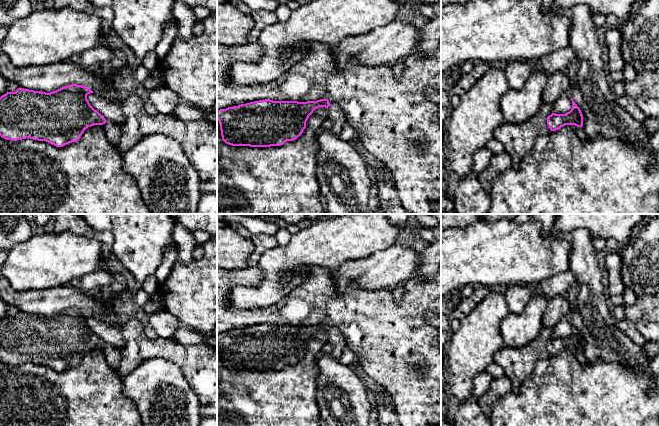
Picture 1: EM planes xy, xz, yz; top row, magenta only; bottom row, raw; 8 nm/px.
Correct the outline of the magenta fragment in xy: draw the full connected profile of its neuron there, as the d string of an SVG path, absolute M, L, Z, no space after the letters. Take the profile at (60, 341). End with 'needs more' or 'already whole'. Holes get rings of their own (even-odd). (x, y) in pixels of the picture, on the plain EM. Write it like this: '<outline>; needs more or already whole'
M77 308L50 317L21 311L15 316L7 316L0 321L0 360L11 365L30 362L63 371L77 366L88 351L101 349L107 363L116 370L121 362L121 350L106 344L90 329L87 323L90 317L93 317L90 312Z; needs more

